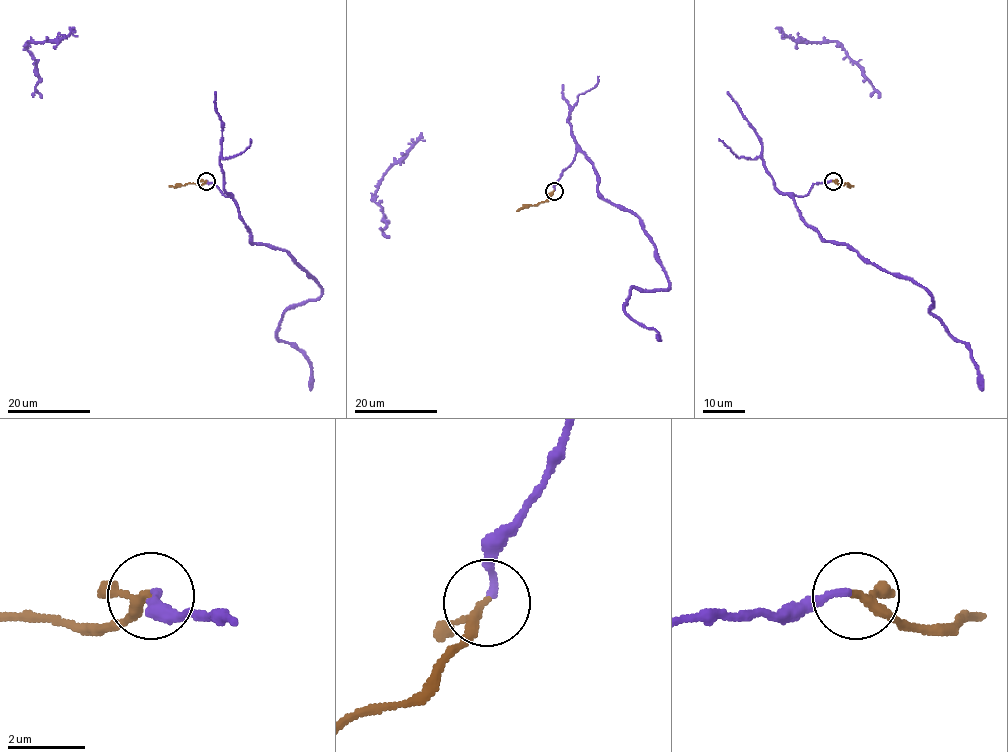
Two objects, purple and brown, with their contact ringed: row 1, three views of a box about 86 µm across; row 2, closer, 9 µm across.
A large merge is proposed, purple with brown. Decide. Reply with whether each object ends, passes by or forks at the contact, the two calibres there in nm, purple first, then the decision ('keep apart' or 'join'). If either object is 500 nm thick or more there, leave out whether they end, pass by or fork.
purple ends | brown passes by | 180/200 nm | join

